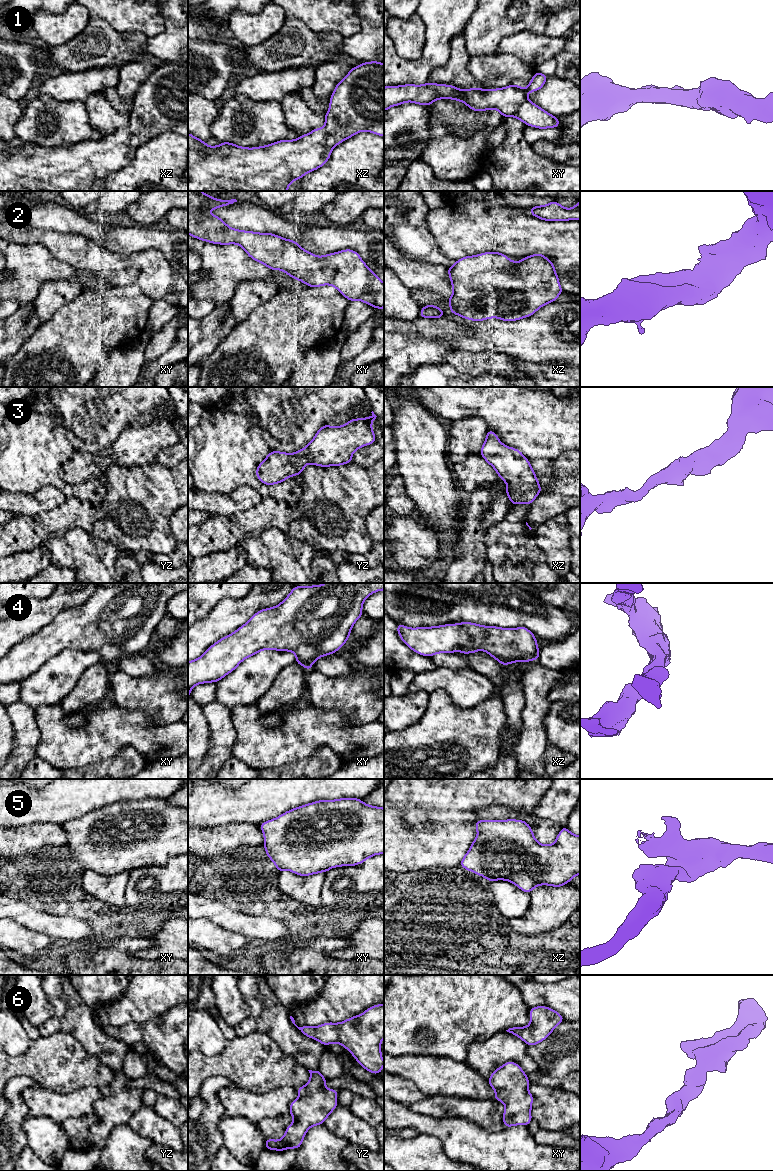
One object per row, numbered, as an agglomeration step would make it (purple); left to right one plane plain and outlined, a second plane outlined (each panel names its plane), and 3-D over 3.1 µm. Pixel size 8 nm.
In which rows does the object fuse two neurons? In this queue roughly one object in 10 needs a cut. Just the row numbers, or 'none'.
none

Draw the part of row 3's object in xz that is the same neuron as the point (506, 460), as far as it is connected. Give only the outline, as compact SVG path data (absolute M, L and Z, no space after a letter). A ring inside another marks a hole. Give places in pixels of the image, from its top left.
M490 429L480 454L496 470L499 478L506 482L506 495L513 505L530 505L541 493L541 487L529 460L520 450L505 446Z

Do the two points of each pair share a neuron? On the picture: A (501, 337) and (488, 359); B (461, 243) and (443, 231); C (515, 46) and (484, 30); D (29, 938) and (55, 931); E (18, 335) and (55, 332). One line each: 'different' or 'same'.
A: different
B: same
C: different
D: different
E: different

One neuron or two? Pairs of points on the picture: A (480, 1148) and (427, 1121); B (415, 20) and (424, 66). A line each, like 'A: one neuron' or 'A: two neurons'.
A: one neuron
B: two neurons

